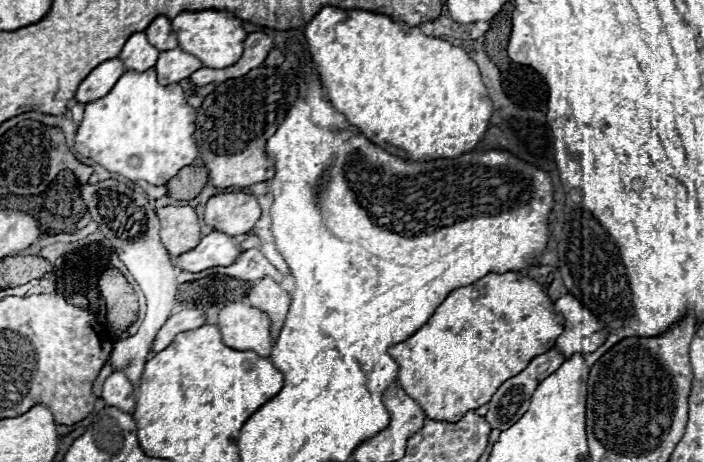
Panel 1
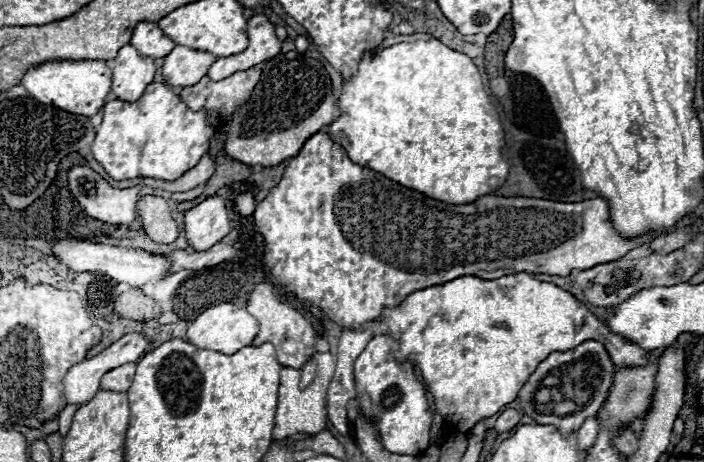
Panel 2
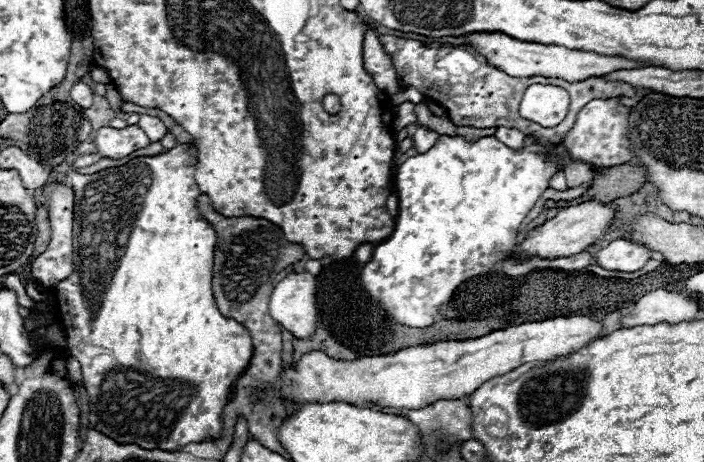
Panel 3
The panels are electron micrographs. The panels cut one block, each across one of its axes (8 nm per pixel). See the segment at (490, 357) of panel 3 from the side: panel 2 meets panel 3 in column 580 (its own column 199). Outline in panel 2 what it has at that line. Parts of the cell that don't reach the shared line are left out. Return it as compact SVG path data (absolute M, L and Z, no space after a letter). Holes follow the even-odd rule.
M216 304L206 308L188 328L188 340L198 344L198 348L214 348L226 356L232 356L244 346L250 346L254 336L258 334L258 320L246 312L246 308L238 308L234 304Z

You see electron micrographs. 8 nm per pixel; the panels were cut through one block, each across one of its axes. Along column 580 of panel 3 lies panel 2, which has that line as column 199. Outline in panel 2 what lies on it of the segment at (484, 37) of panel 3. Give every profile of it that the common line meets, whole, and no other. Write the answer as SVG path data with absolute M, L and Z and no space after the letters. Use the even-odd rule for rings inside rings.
M176 46L166 58L162 66L162 76L170 86L194 86L200 78L206 76L210 64L214 64L214 56L210 52L192 50L186 46Z

